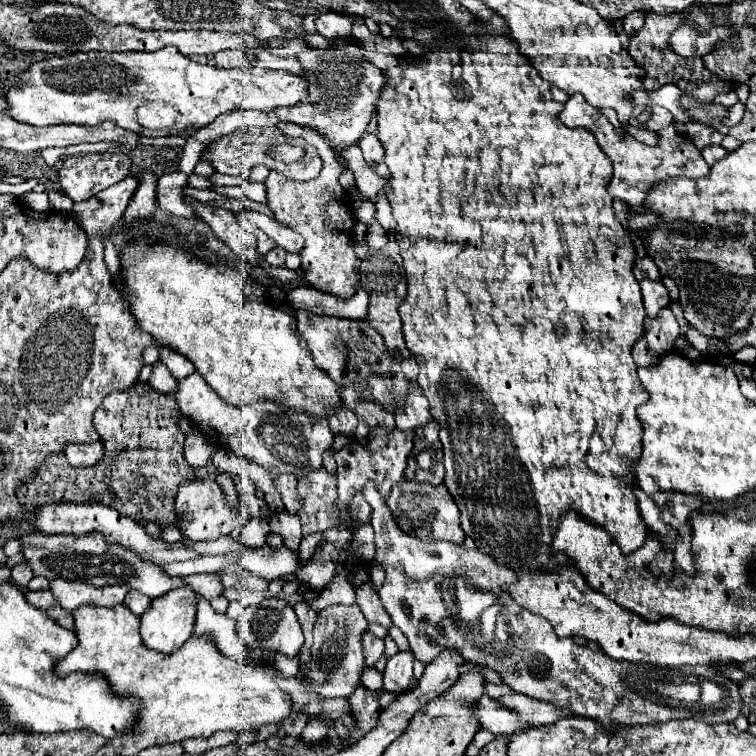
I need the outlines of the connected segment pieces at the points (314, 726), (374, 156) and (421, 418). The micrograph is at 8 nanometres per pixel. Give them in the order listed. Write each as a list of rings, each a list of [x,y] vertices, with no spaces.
[[[315,718],[315,720],[311,720],[305,726],[303,738],[309,740],[309,742],[317,742],[317,740],[325,740],[327,738],[327,732],[329,732],[329,724],[323,722],[323,720],[319,720],[319,718]]]
[[[363,134],[357,144],[359,144],[361,152],[363,152],[365,162],[367,162],[381,178],[389,180],[389,168],[387,168],[385,162],[383,162],[383,146],[381,146],[381,142],[377,140],[377,136],[375,136],[375,134]]]
[[[411,382],[409,384],[409,392],[407,392],[407,408],[403,408],[403,410],[399,410],[395,414],[397,428],[403,430],[403,432],[407,432],[407,430],[419,430],[429,420],[431,420],[429,404],[427,404],[421,388]]]

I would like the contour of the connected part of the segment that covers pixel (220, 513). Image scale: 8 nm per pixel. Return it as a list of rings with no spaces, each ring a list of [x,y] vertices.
[[[203,478],[203,480],[195,480],[185,484],[185,488],[181,488],[179,492],[179,500],[185,500],[185,506],[177,510],[177,516],[181,520],[179,530],[189,538],[189,540],[217,540],[223,534],[231,534],[235,528],[243,526],[249,520],[249,508],[245,504],[241,504],[241,512],[233,514],[223,490],[219,488],[219,484],[215,480]]]

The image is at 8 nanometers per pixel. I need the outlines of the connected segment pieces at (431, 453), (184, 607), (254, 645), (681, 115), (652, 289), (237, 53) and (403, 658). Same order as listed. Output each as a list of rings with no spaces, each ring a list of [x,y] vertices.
[[[429,422],[417,438],[421,448],[413,448],[409,456],[409,468],[405,470],[405,480],[417,480],[427,484],[443,484],[443,450],[439,446],[439,428],[435,422]]]
[[[187,586],[187,588],[171,590],[169,594],[165,594],[161,598],[155,598],[151,608],[141,616],[139,632],[141,632],[143,644],[147,644],[147,648],[151,648],[155,652],[171,654],[171,652],[177,652],[191,638],[193,624],[195,624],[195,594]]]
[[[267,598],[259,606],[245,608],[241,618],[237,620],[237,636],[247,644],[249,650],[269,650],[269,652],[285,654],[289,658],[297,656],[297,652],[303,646],[303,632],[295,612],[291,604],[279,598]]]
[[[665,84],[665,86],[661,86],[661,88],[653,90],[651,94],[647,94],[647,92],[633,92],[633,102],[639,104],[639,106],[649,106],[649,108],[653,108],[653,106],[663,106],[663,108],[667,108],[667,110],[673,114],[673,118],[675,118],[677,122],[689,122],[687,112],[681,108],[679,96],[681,96],[679,86],[675,86],[675,84]]]
[[[643,280],[641,282],[641,290],[643,290],[643,302],[645,302],[645,310],[647,310],[649,318],[657,316],[659,310],[663,310],[665,306],[669,306],[669,302],[671,302],[669,292],[663,286],[663,282]]]
[[[221,50],[215,54],[215,64],[221,68],[245,68],[249,60],[243,50]]]
[[[399,652],[389,658],[387,668],[383,672],[383,688],[393,694],[403,694],[413,678],[413,652]]]

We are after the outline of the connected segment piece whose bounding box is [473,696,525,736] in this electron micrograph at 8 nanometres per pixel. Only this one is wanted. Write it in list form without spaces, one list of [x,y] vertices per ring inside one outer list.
[[[481,696],[481,700],[477,700],[477,708],[475,708],[473,716],[477,716],[479,728],[483,728],[495,736],[525,730],[525,726],[519,724],[515,714],[511,714],[507,708],[503,708],[497,700],[493,700],[489,696]]]

